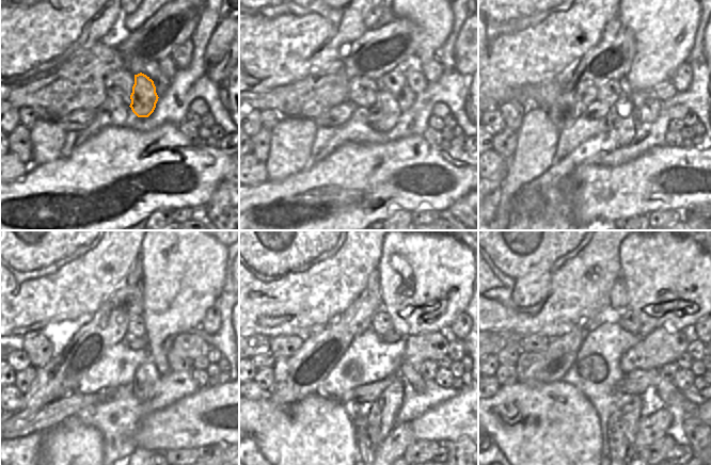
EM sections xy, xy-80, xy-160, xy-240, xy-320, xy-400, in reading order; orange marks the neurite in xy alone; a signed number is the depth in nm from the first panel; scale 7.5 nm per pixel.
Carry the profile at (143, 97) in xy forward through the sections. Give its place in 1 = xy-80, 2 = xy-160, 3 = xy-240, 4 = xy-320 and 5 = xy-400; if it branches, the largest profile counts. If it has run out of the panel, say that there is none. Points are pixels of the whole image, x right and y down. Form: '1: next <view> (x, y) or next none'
1: next xy-80 (384, 112)
2: next xy-160 (622, 119)
3: next xy-240 (120, 365)
4: next xy-320 (367, 359)
5: next xy-400 (596, 371)

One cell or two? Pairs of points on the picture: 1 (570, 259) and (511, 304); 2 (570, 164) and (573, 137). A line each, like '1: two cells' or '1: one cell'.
1: one cell
2: two cells

